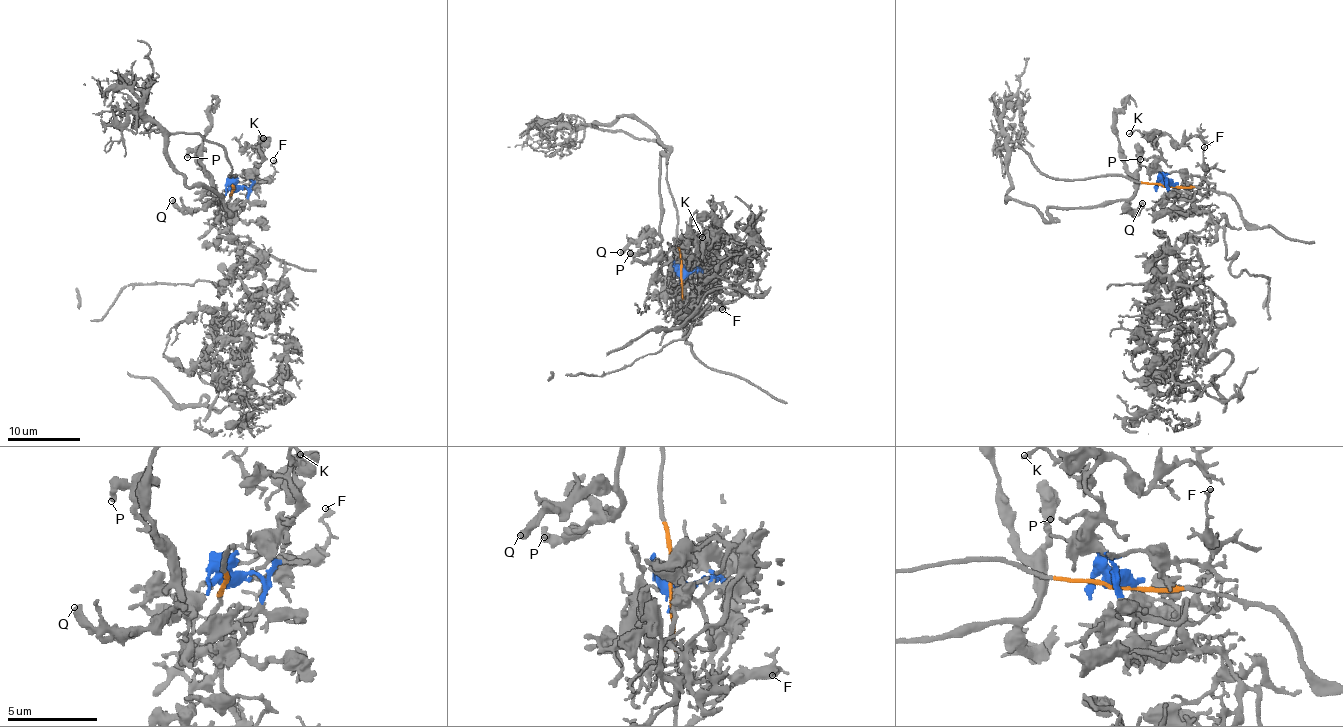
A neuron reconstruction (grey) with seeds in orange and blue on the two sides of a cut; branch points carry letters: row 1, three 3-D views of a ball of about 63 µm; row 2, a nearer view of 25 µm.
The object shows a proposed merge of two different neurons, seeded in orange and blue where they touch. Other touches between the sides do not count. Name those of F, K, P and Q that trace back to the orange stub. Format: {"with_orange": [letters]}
{"with_orange": ["P", "Q"]}

